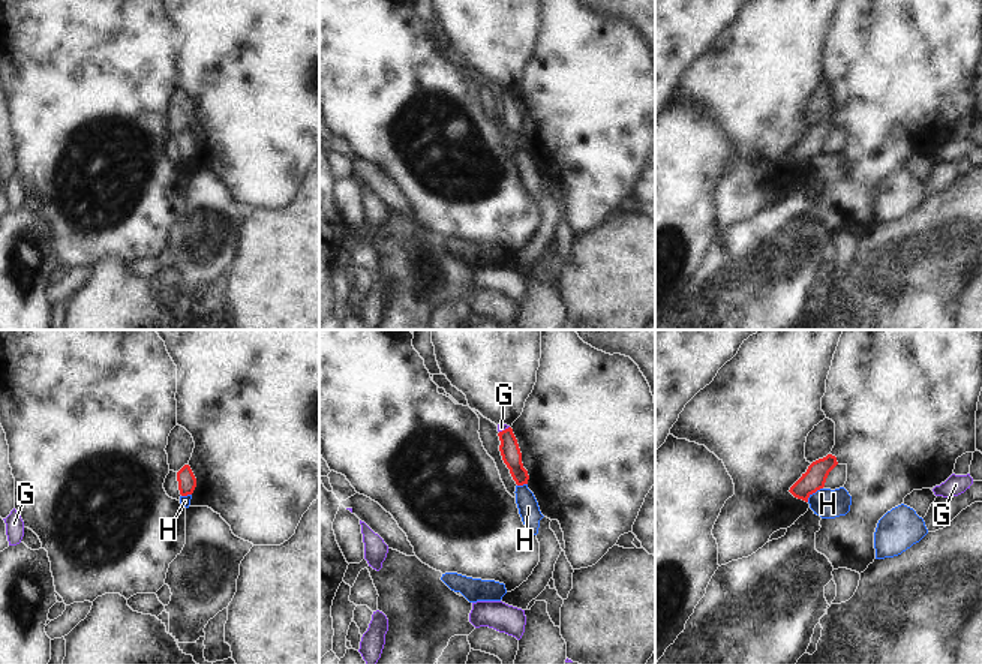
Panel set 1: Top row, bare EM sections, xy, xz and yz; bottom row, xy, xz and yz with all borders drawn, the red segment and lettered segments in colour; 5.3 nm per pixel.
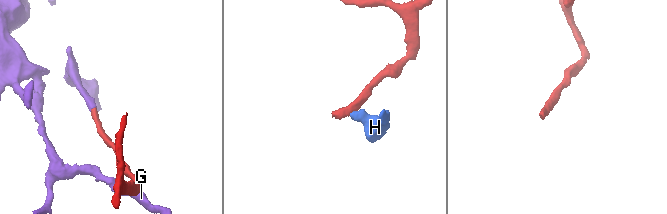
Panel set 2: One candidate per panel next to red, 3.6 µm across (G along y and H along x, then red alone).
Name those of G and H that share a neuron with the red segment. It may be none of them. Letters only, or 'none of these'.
G

